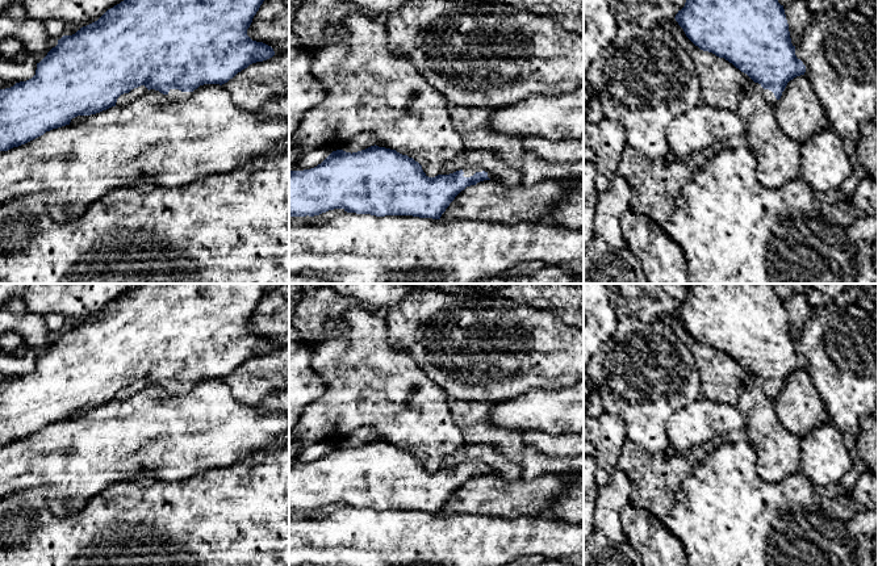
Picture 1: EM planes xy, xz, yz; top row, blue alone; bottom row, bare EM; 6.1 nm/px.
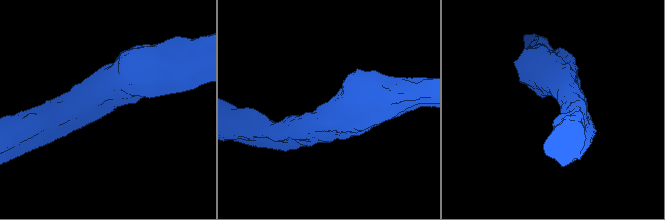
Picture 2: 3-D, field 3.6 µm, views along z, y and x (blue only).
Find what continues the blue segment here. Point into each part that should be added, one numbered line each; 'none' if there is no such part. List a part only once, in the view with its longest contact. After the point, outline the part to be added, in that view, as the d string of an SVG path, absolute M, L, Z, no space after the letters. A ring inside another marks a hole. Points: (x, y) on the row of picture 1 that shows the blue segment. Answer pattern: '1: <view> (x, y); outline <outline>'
1: xy (174, 93); outline M170 89L170 92L166 95L166 98L172 101L172 100L181 100L185 98L191 95L192 92L181 92L179 89Z

